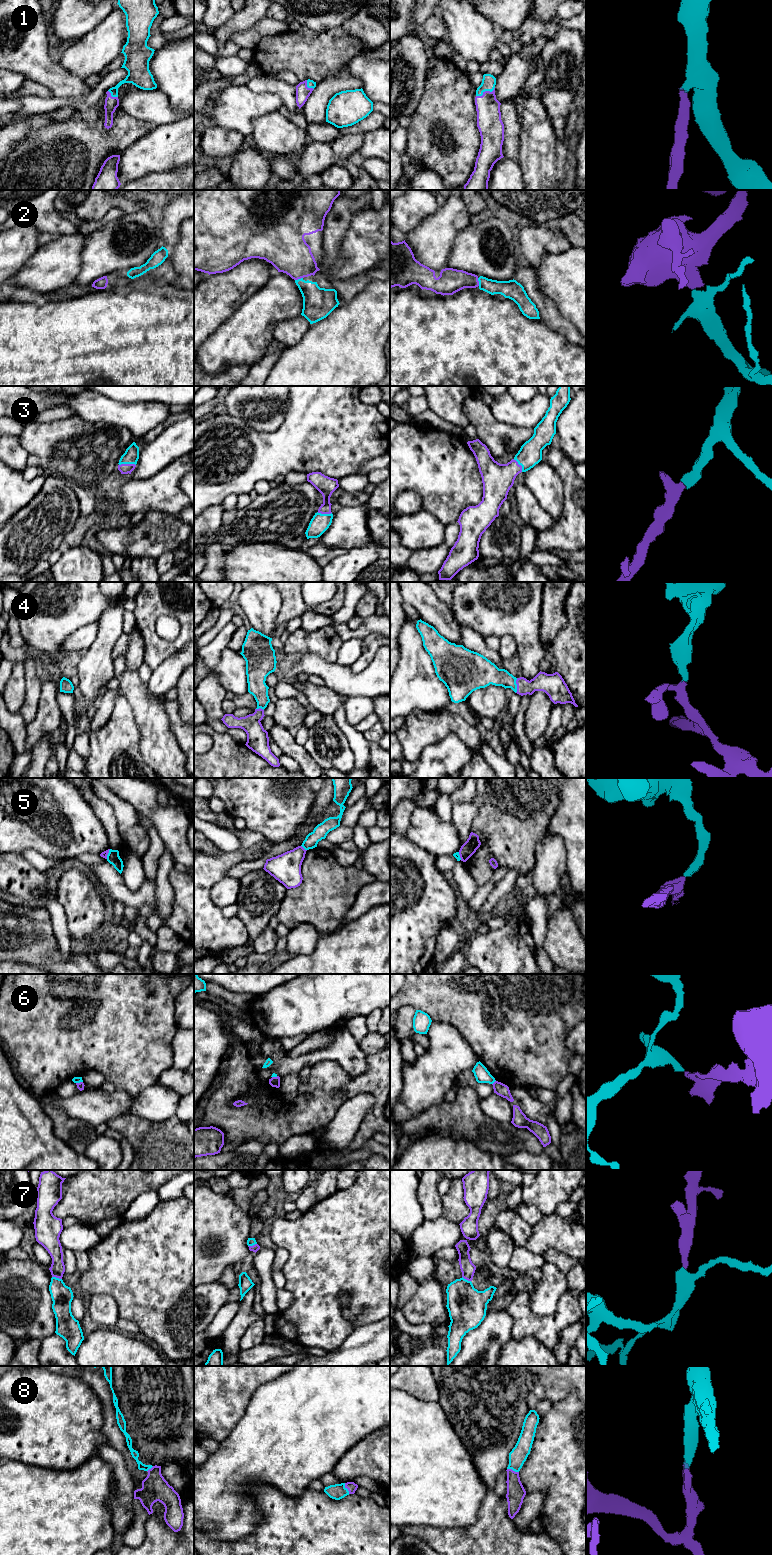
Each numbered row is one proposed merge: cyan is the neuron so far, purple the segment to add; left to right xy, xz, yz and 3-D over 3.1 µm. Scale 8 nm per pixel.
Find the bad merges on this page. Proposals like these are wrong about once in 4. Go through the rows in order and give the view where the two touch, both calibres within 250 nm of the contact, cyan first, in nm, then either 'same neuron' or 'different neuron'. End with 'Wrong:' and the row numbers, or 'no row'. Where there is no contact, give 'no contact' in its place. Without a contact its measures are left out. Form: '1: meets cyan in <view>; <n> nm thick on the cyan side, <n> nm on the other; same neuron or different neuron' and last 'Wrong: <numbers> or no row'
1: meets cyan in yz; 110 nm thick on the cyan side, 190 nm on the other; same neuron
2: meets cyan in xz; 240 nm thick on the cyan side, 320 nm on the other; same neuron
3: meets cyan in xy; 120 nm thick on the cyan side, 80 nm on the other; same neuron
4: meets cyan in yz; 180 nm thick on the cyan side, 150 nm on the other; same neuron
5: meets cyan in xz; 120 nm thick on the cyan side, 240 nm on the other; different neuron
6: meets cyan in yz; 120 nm thick on the cyan side, 100 nm on the other; different neuron
7: meets cyan in xy; 170 nm thick on the cyan side, 120 nm on the other; same neuron
8: meets cyan in xz; 130 nm thick on the cyan side, 80 nm on the other; same neuron
Wrong: 5, 6

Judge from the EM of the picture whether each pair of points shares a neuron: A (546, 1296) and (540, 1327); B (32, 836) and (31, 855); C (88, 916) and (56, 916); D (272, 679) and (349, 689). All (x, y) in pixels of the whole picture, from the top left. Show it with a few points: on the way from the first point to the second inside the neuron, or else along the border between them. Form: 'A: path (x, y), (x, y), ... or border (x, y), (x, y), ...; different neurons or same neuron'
A: border (559, 1299), (549, 1314), (537, 1315), (529, 1306); different neurons
B: border (20, 853), (27, 849), (34, 849), (52, 859); different neurons
C: border (56, 898), (64, 910), (67, 932), (71, 939); different neurons
D: border (274, 671), (280, 677); different neurons

